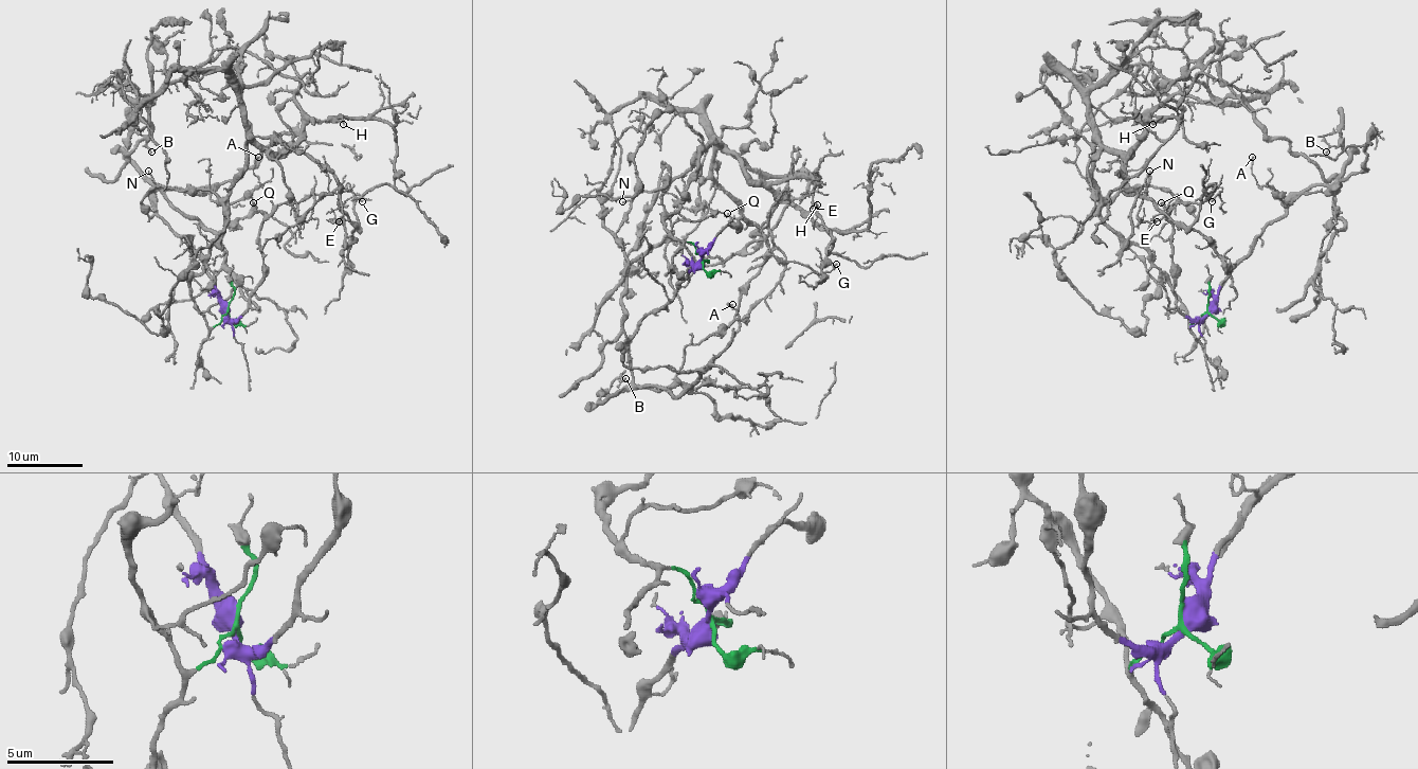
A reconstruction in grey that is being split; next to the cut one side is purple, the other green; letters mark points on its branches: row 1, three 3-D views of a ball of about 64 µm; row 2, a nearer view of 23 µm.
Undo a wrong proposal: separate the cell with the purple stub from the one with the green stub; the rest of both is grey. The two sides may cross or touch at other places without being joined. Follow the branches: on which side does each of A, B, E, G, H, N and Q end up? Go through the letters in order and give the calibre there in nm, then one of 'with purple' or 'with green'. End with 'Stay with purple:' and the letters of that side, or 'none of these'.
A: calibre 140 nm; with purple
B: calibre 80 nm; with purple
E: calibre 160 nm; with green
G: calibre 130 nm; with purple
H: calibre 170 nm; with green
N: calibre 90 nm; with green
Q: calibre 110 nm; with purple
Stay with purple: A, B, G, Q

